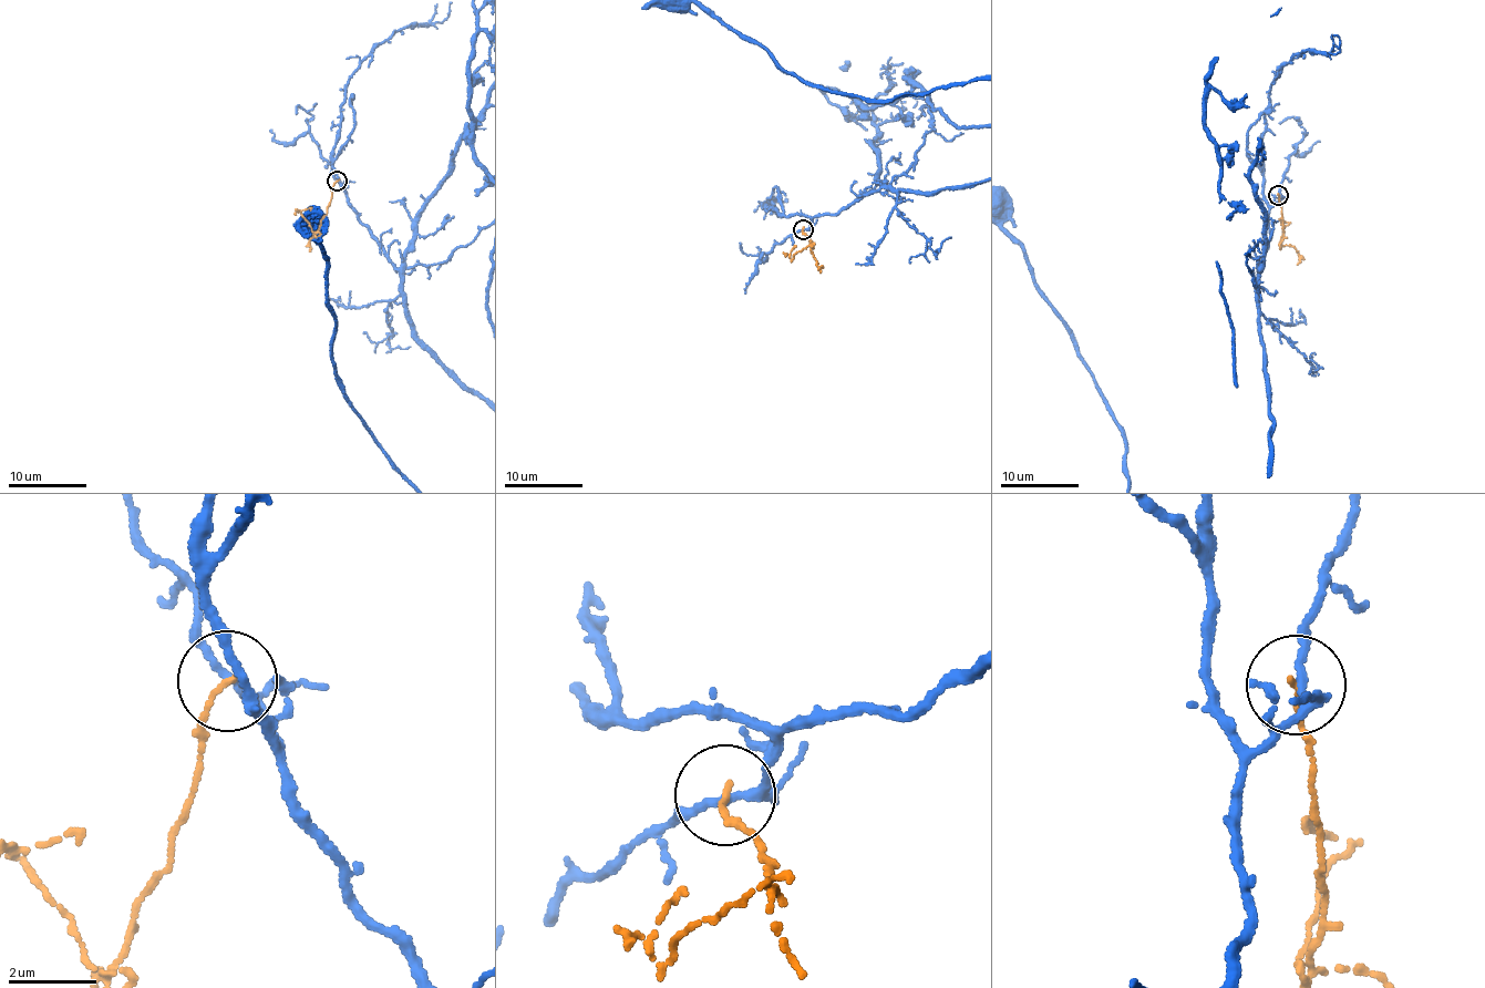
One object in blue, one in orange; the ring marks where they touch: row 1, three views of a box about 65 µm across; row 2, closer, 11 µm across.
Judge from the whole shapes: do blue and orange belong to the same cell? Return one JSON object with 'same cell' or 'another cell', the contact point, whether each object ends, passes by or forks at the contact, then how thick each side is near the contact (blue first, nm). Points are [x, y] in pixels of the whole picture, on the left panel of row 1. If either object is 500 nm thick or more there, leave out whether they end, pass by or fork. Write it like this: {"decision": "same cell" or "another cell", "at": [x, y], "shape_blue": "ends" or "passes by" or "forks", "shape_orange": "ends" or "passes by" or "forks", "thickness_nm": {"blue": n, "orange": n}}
{"decision": "another cell", "at": [337, 181], "shape_blue": "forks", "shape_orange": "ends", "thickness_nm": {"blue": 150, "orange": 120}}

